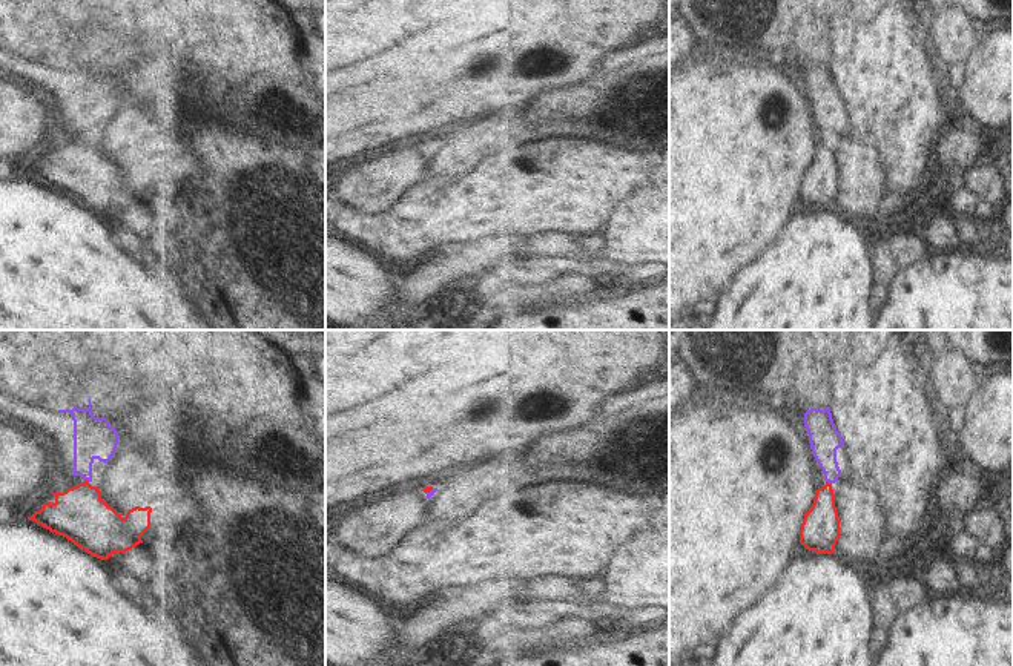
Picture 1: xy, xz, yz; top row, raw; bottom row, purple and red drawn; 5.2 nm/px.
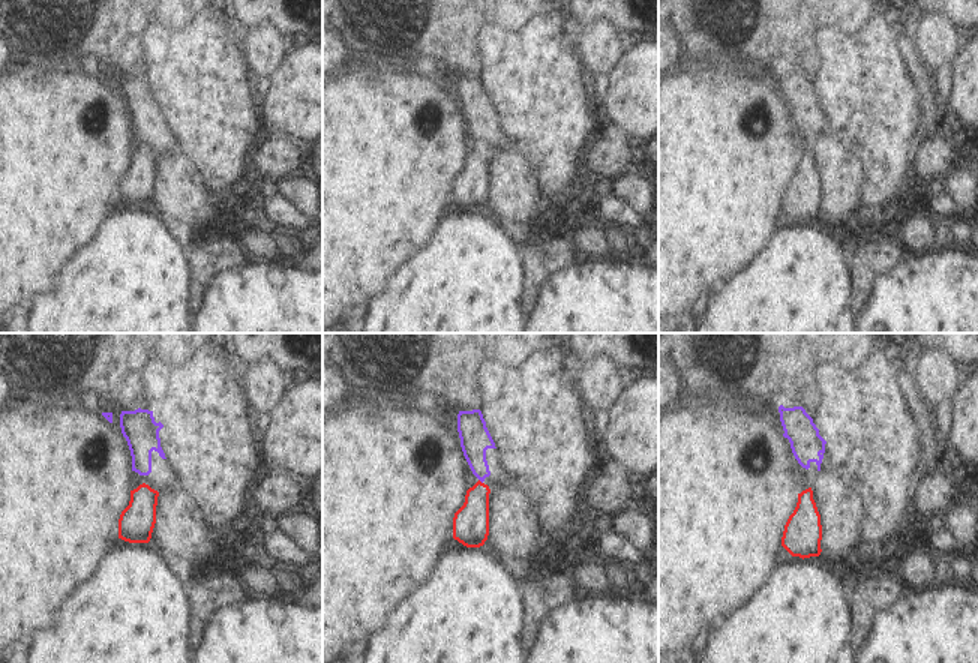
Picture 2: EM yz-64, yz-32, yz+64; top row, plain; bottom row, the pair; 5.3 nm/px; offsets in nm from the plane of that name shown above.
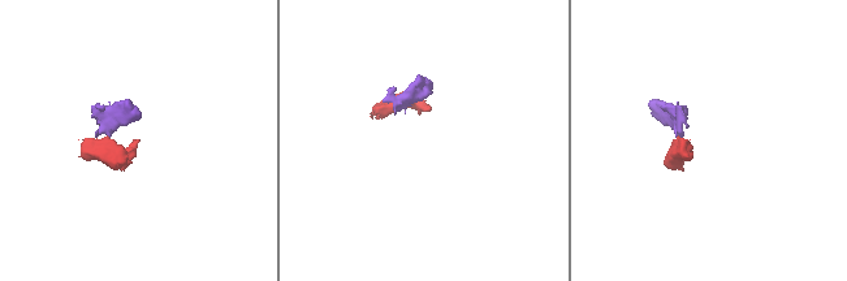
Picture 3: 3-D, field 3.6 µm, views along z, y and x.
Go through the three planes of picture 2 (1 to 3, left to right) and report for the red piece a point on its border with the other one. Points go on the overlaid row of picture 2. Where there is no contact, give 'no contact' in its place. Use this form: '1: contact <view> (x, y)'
1: no contact
2: contact yz-32 (480, 480)
3: no contact

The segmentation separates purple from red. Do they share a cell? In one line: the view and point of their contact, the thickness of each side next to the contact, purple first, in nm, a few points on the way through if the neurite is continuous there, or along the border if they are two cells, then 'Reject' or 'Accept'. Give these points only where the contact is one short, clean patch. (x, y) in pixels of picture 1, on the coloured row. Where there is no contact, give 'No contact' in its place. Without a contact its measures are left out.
Touches purple at yz (829, 482). Thickness 160 nm (purple) against 200 nm. Boundary: yz (826, 481), (831, 484). Reject

